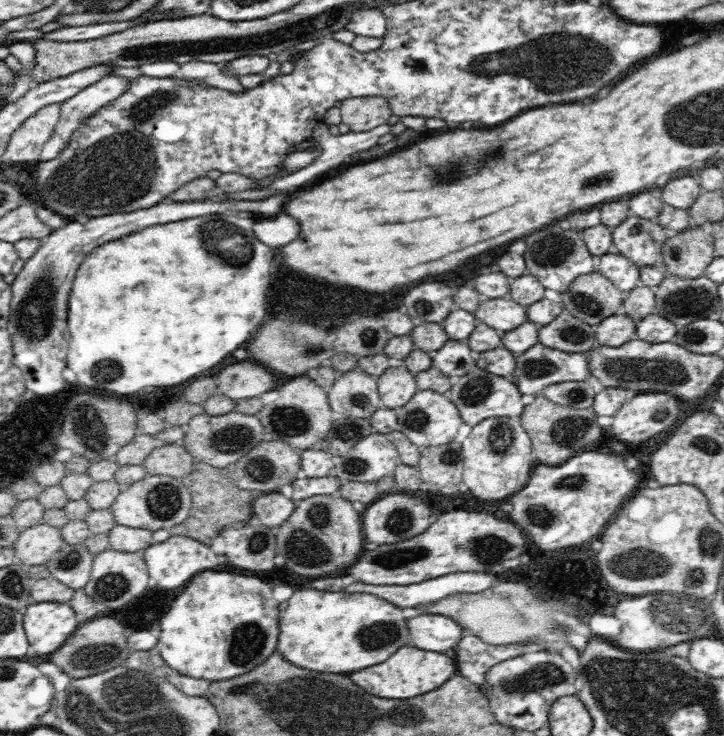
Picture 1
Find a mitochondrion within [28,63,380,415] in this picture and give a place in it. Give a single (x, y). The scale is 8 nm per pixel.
(112, 174)

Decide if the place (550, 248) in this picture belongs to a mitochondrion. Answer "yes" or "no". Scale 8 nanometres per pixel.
yes

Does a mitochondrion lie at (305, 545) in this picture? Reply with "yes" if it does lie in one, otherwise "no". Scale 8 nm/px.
yes

